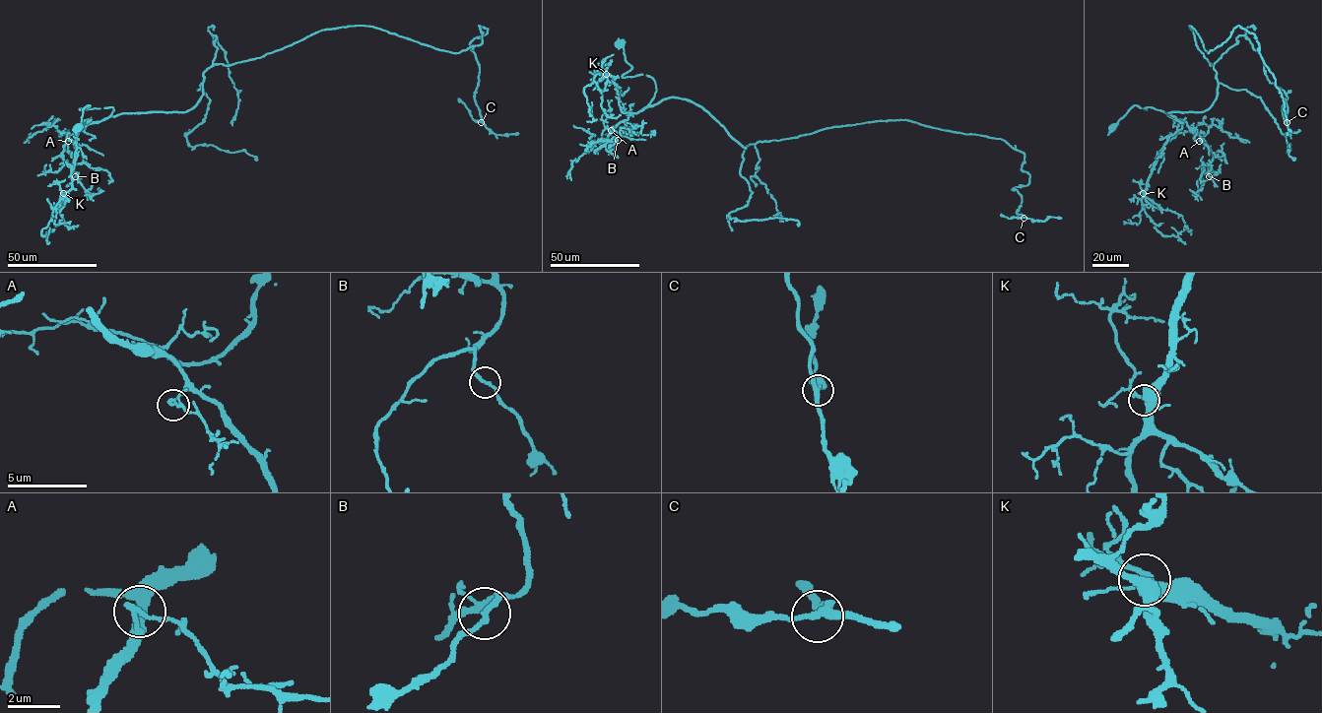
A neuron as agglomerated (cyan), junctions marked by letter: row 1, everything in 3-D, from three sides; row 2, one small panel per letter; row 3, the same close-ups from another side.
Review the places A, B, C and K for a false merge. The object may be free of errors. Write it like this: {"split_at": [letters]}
{"split_at": []}

